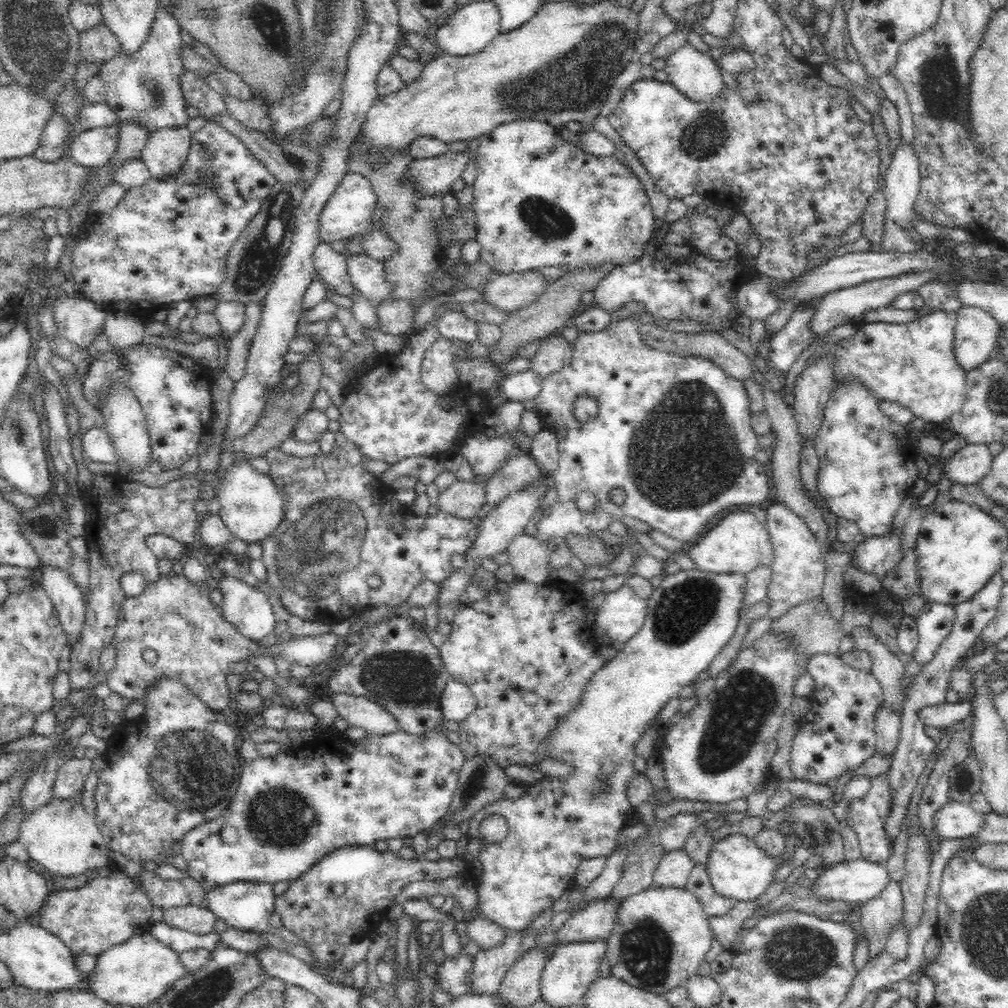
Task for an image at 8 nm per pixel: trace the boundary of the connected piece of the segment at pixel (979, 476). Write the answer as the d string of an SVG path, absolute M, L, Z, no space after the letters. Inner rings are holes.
M970 444L961 448L945 463L937 458L927 458L930 466L936 464L943 469L943 474L948 474L952 483L980 484L990 476L994 456L988 444Z

